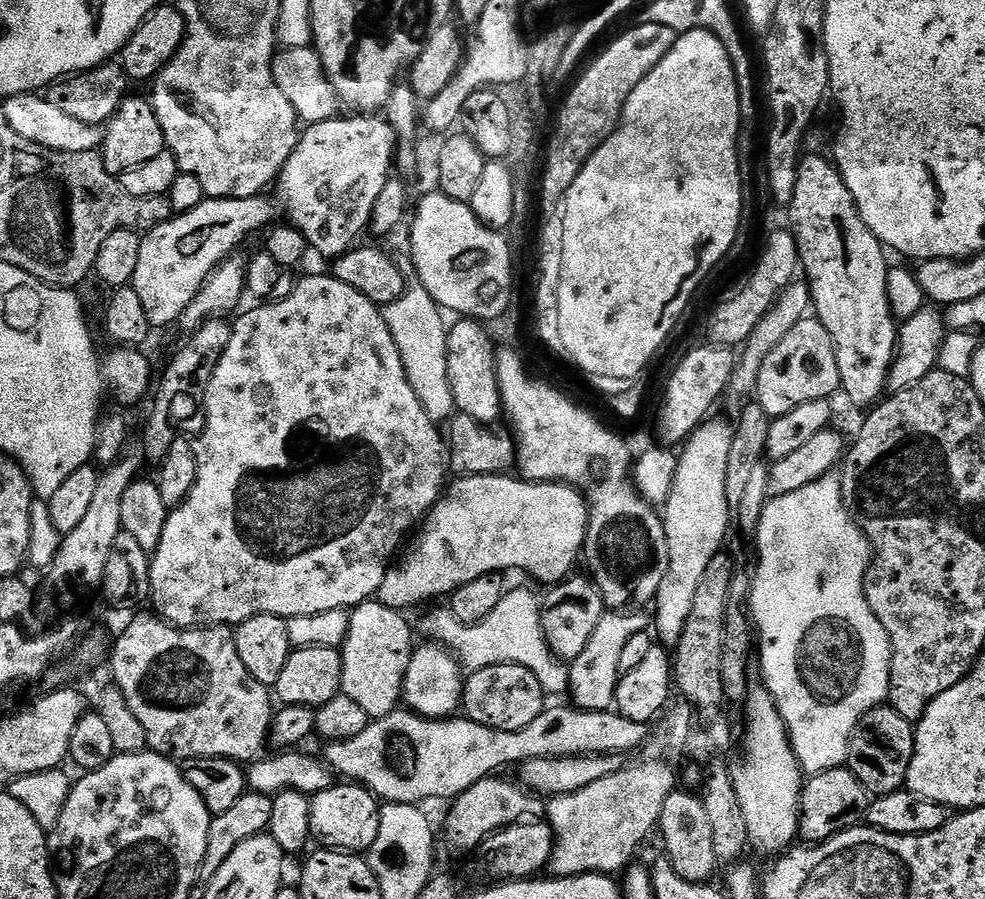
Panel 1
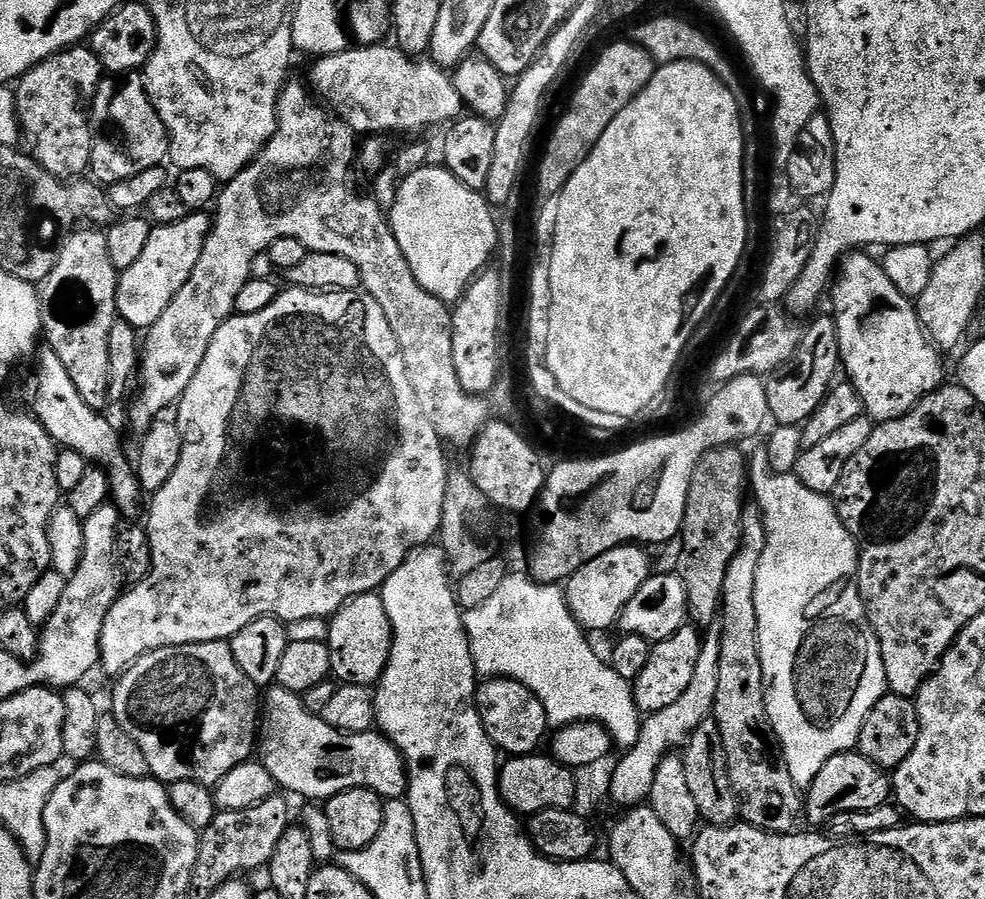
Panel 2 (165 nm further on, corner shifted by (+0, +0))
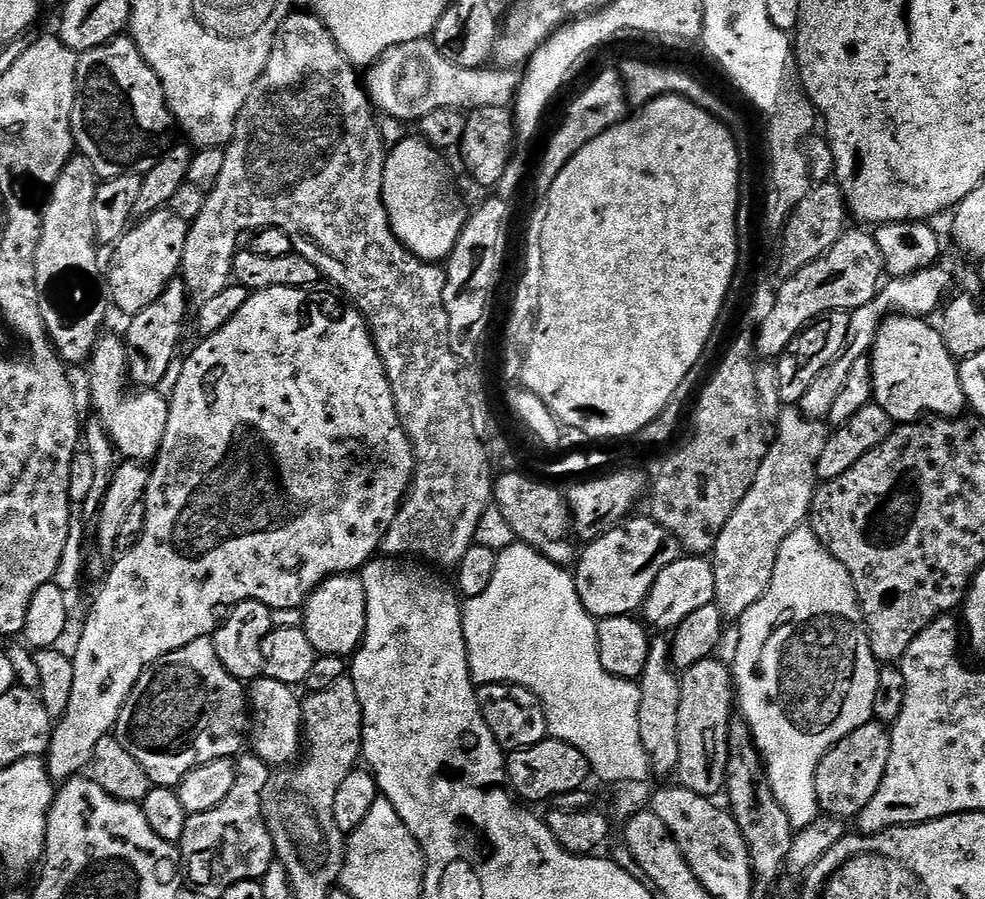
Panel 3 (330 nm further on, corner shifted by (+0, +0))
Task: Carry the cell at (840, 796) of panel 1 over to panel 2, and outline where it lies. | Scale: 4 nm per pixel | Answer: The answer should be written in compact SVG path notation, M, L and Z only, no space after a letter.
M853 750L830 758L830 762L826 762L822 770L818 770L818 778L814 778L803 797L802 812L803 815L808 815L810 823L824 824L835 816L846 815L847 812L863 814L883 809L883 804L890 800L892 795L889 773Z

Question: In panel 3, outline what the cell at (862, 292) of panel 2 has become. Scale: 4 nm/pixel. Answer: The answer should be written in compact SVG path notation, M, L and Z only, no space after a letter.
M888 316L880 323L872 343L872 395L897 425L915 424L921 418L960 418L968 408L962 390L960 365L950 354L944 333L919 316Z

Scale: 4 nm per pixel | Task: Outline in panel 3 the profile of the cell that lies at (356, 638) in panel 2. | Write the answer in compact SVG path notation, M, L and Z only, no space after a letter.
M359 575L332 576L326 583L313 590L312 596L304 603L304 633L310 638L310 646L314 646L317 654L322 656L351 657L359 648L366 634L366 590Z

